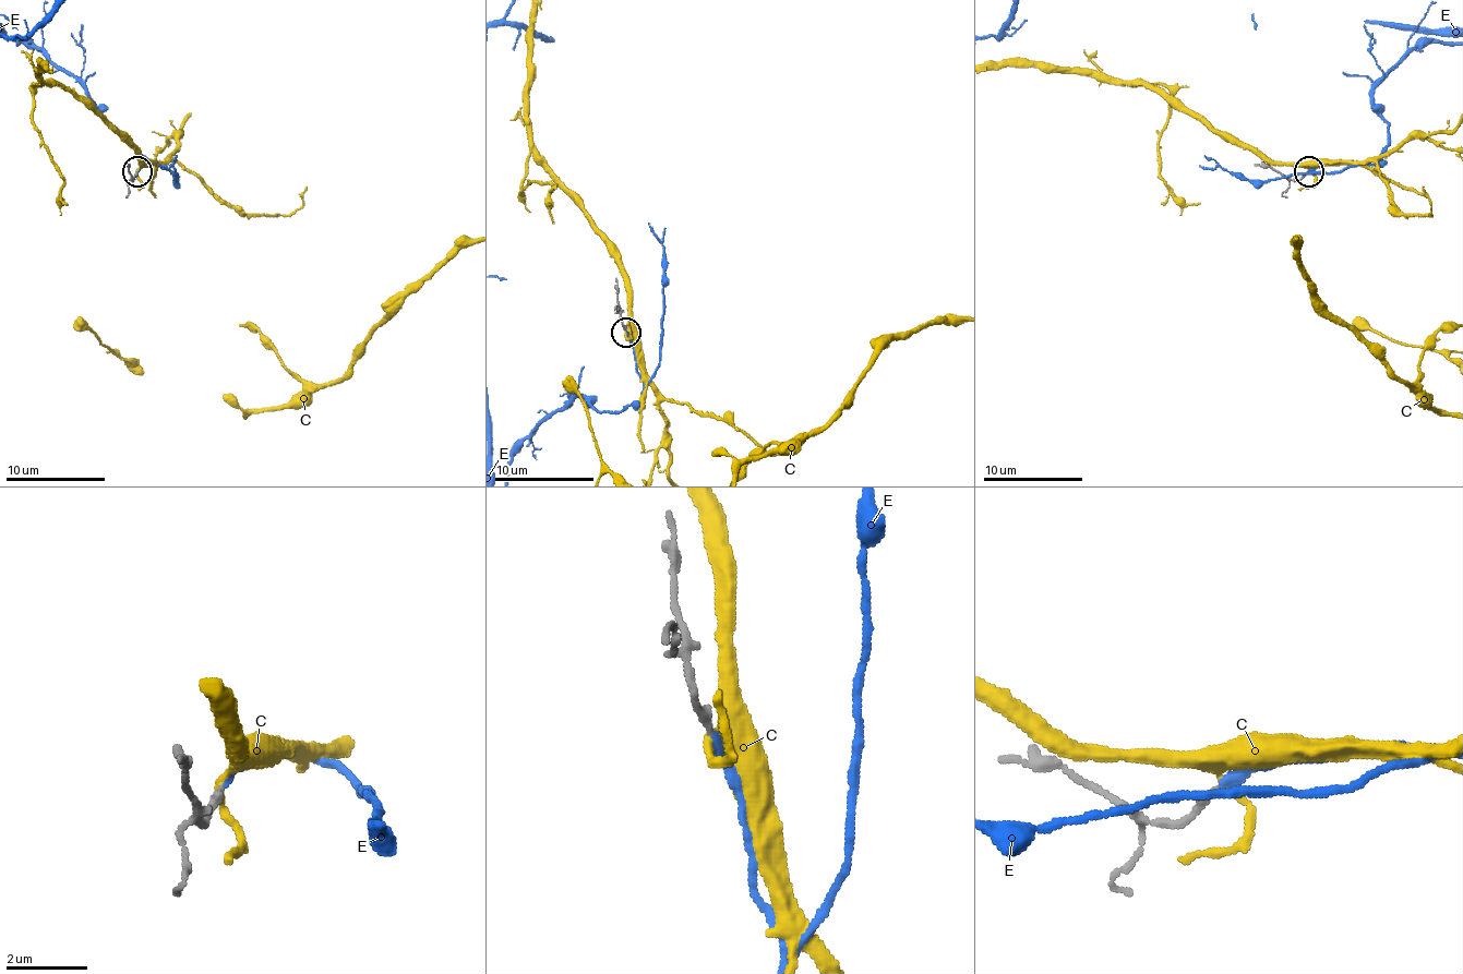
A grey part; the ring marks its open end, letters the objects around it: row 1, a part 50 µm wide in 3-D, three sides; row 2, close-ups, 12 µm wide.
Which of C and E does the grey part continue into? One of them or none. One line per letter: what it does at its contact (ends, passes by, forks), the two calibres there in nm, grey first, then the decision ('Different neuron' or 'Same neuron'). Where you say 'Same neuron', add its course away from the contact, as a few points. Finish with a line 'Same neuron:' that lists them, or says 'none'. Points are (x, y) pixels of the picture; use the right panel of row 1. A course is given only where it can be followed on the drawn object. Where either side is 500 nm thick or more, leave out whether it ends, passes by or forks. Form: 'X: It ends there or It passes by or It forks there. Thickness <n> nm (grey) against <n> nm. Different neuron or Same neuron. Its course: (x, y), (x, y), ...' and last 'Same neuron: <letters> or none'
C: It forks there. Thickness 200 nm (grey) against 260 nm. Different neuron
E: It ends there. Thickness 200 nm (grey) against 260 nm. Same neuron
Same neuron: E

